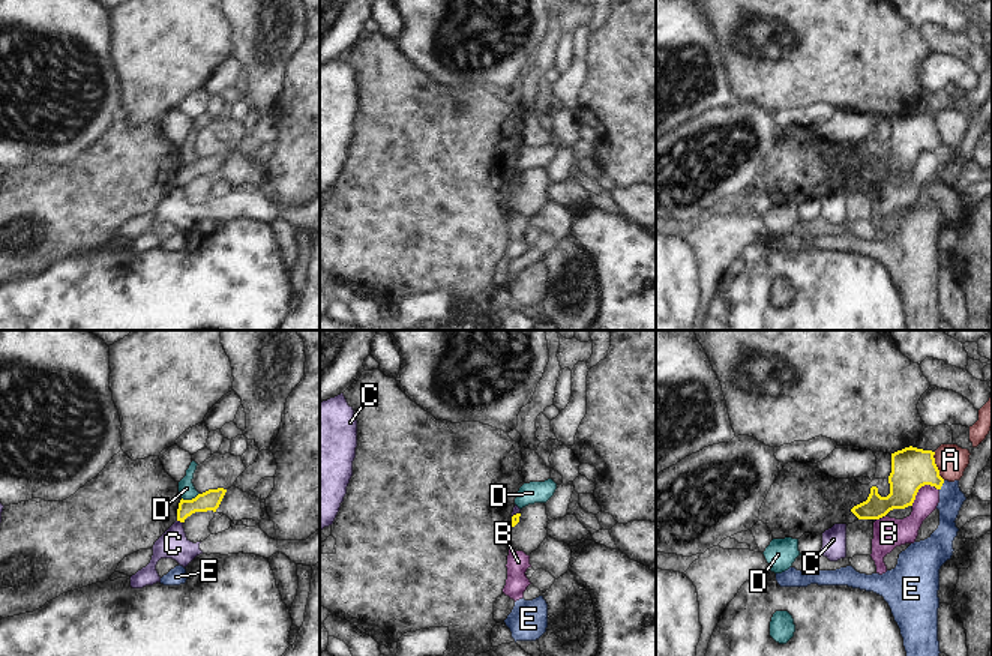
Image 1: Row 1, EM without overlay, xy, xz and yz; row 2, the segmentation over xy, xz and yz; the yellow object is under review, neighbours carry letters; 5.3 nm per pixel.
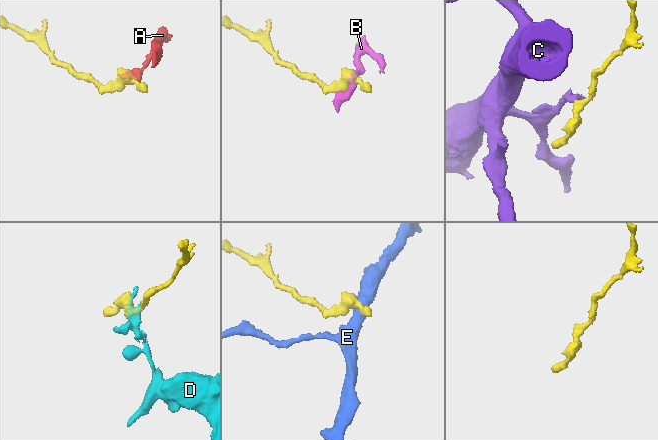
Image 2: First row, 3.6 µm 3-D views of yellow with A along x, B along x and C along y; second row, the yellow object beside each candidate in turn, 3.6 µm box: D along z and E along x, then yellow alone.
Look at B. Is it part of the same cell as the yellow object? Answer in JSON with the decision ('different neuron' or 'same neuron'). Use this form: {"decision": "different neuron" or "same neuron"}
{"decision": "different neuron"}

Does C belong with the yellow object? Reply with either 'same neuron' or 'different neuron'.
different neuron

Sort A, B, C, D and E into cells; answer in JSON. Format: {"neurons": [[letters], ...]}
{"neurons": [["A"], ["B"], ["C"], ["D"], ["E"]]}

